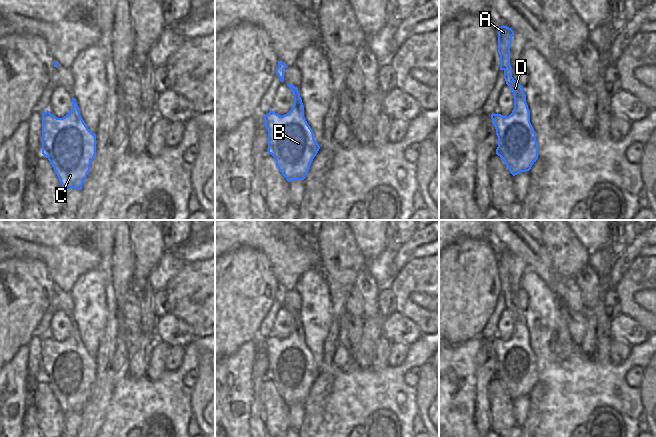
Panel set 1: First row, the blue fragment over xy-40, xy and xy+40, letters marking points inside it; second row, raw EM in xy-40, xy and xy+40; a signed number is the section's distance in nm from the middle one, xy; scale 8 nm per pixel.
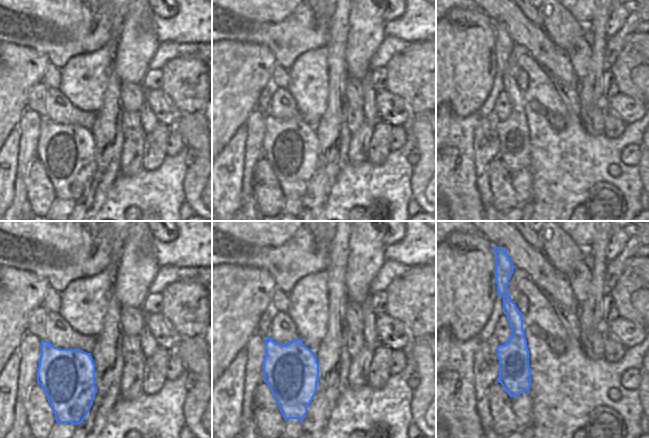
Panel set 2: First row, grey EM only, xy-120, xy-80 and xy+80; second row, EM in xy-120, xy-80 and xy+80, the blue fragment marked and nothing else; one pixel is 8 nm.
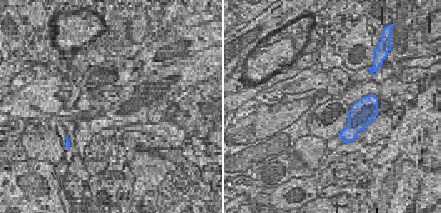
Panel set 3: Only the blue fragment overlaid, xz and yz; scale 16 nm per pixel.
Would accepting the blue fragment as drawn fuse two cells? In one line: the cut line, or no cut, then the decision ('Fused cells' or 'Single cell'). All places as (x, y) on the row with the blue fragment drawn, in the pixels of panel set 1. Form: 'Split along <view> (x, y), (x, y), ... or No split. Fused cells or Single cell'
No split. Single cell.

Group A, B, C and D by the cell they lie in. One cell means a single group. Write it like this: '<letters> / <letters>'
A B C D

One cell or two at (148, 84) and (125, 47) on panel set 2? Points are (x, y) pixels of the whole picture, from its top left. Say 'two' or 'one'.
two

